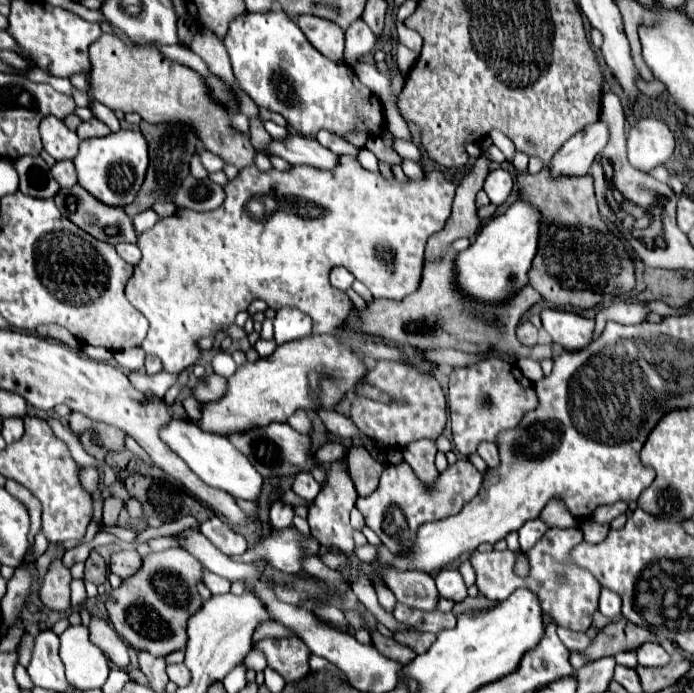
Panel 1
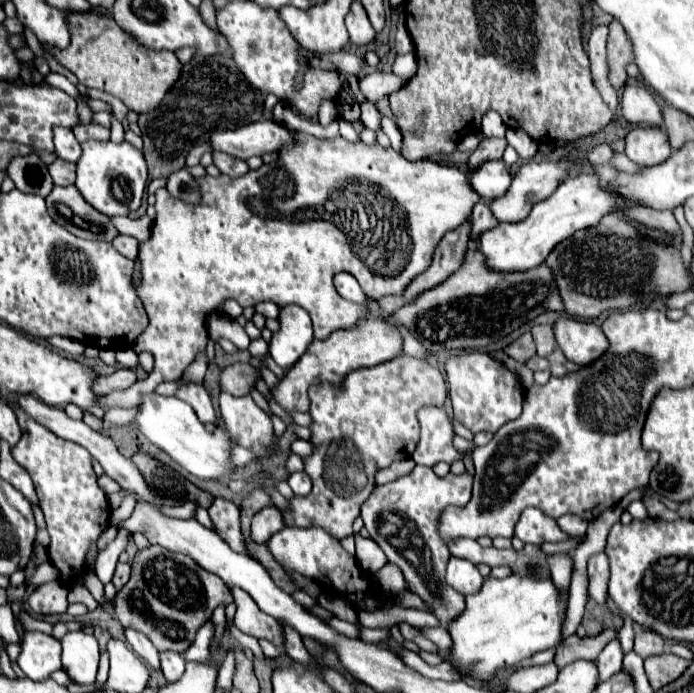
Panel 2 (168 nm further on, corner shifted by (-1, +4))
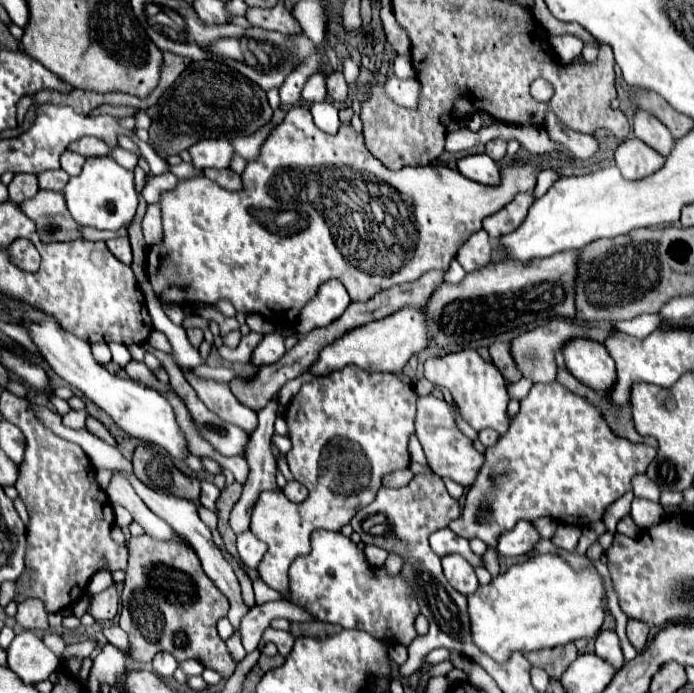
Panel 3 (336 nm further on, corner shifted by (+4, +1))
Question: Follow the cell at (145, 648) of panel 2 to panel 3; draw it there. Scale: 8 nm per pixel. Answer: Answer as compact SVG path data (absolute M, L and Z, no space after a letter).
M112 625L112 627L104 627L102 629L102 633L104 633L104 637L108 639L108 643L112 643L112 645L116 645L118 649L122 649L122 651L128 651L130 649L130 643L128 643L128 635L118 627L118 625Z

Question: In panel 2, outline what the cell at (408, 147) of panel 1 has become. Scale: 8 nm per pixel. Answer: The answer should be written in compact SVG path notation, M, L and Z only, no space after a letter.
M367 100L361 102L361 120L369 130L373 132L381 130L381 112L373 102L367 102Z

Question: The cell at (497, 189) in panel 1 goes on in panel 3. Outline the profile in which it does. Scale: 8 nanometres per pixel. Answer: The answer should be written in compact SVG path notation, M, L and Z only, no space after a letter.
M468 155L468 157L462 157L458 159L458 171L472 179L472 181L478 181L482 185L498 185L500 183L500 169L498 165L486 155Z

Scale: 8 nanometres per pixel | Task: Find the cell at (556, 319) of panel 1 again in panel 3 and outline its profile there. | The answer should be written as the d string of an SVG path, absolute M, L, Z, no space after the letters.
M574 339L562 349L568 371L596 393L610 393L616 381L614 359L604 345L590 339Z

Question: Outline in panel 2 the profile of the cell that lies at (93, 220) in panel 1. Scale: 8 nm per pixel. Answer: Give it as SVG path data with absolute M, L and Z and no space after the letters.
M55 186L45 200L53 220L79 238L113 242L119 236L111 218L89 206L75 186Z

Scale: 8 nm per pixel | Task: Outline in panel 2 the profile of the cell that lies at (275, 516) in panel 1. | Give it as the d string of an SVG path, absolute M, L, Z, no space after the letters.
M267 506L261 512L257 512L253 516L253 524L251 524L251 536L255 542L265 544L269 536L273 536L275 532L279 532L285 526L283 522L283 514L277 506Z

